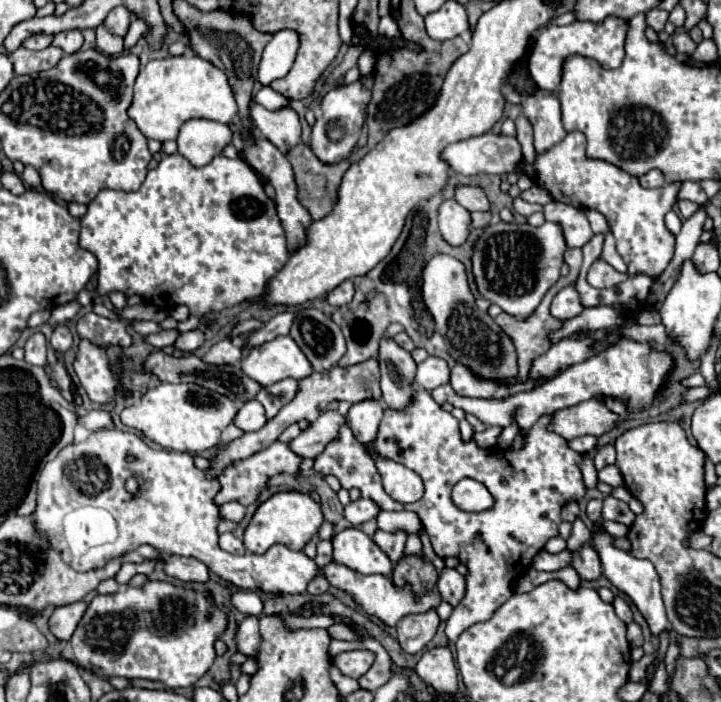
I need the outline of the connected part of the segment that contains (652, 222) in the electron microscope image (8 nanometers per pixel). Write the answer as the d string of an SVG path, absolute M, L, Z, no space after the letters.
M578 130L568 132L568 136L558 142L546 154L538 154L536 162L530 166L526 162L520 164L518 172L536 174L538 186L550 192L556 202L570 204L574 208L594 208L606 216L606 222L616 238L616 250L622 260L628 264L628 274L648 274L658 276L666 270L674 256L676 236L664 226L664 214L676 202L676 192L680 184L664 184L662 188L642 188L638 178L626 174L618 166L588 158L584 154L586 136Z

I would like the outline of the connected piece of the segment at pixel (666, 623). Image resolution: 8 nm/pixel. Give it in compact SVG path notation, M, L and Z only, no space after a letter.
M596 522L596 526L598 526L598 534L594 534L592 546L594 546L596 552L600 554L600 560L602 560L602 564L604 564L604 566L602 566L602 568L604 568L604 576L606 576L620 592L624 592L624 594L636 604L636 608L638 608L638 610L642 612L642 616L646 618L652 636L660 636L660 632L670 632L670 630L672 630L672 624L670 624L670 620L668 620L668 616L666 616L666 610L664 610L664 604L662 604L660 582L658 582L658 576L656 576L654 566L652 566L648 560L634 558L634 556L630 556L628 552L614 548L614 546L612 546L612 536L602 530L600 522Z

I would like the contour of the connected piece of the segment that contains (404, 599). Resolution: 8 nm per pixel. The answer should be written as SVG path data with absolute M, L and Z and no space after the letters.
M330 562L328 566L324 566L324 576L328 578L328 582L340 590L346 590L348 594L354 596L354 600L368 612L368 614L374 614L378 616L382 622L386 622L388 626L394 626L400 618L408 616L408 614L418 614L418 612L426 612L430 608L436 608L442 600L438 594L424 594L422 598L416 598L414 592L404 586L404 588L398 588L392 584L392 580L388 580L386 576L380 576L380 574L372 574L372 576L366 576L366 574L360 574L356 570L350 570L342 564L336 564L336 562Z

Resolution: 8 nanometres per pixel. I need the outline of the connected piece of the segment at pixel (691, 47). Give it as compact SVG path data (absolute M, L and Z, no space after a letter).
M688 32L676 34L676 36L674 36L674 46L676 46L678 52L682 52L682 54L686 54L686 56L692 56L694 50L696 50L696 42L690 38Z

